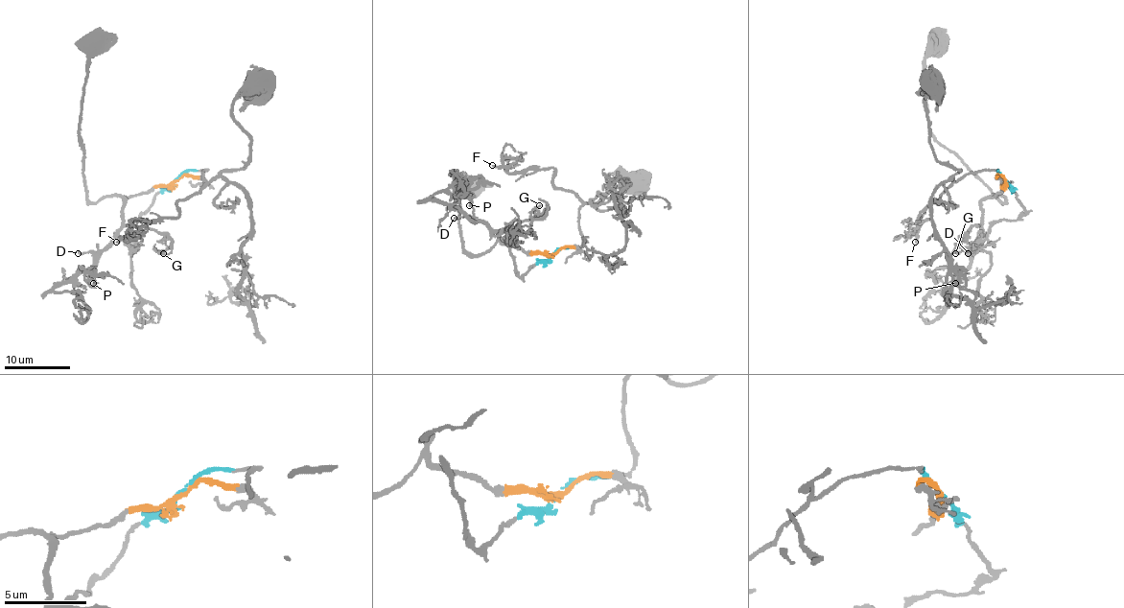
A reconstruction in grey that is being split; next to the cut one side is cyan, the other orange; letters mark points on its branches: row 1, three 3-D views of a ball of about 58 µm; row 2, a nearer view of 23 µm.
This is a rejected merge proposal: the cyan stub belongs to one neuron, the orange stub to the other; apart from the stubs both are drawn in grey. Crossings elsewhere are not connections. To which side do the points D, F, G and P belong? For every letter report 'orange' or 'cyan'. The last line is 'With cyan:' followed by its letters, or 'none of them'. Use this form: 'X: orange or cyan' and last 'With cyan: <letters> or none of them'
D: orange
F: cyan
G: orange
P: orange
With cyan: F

